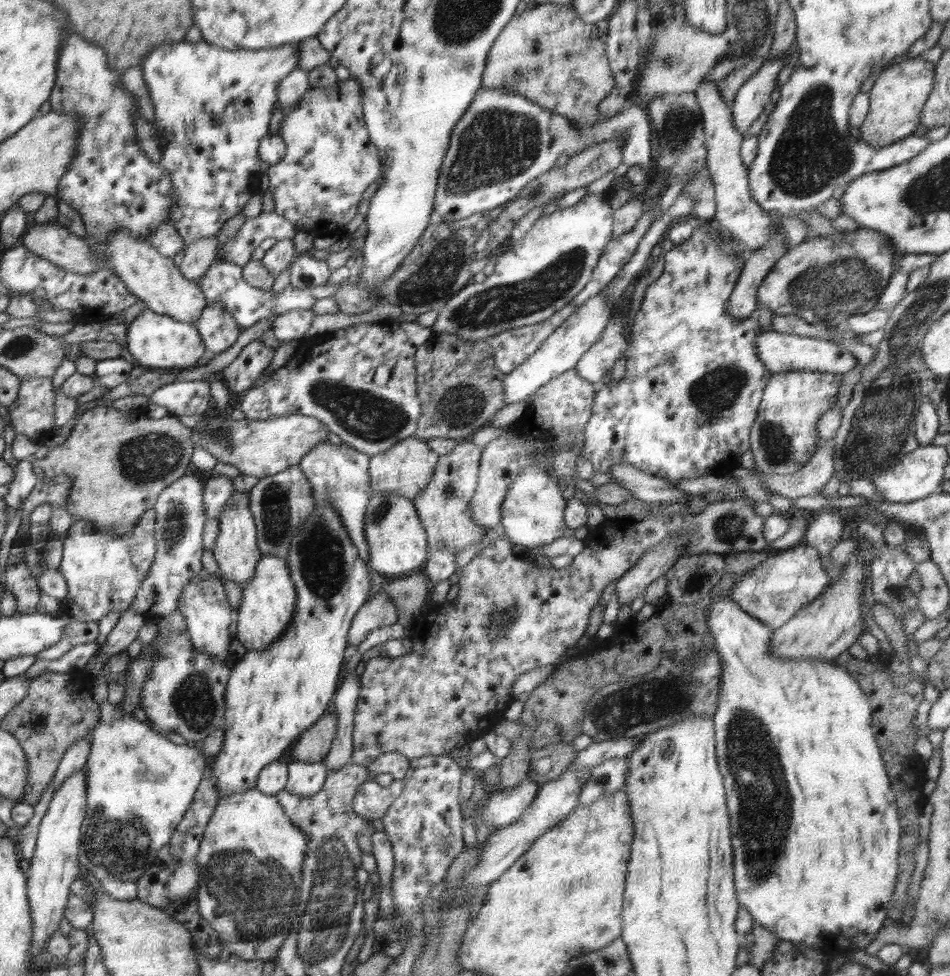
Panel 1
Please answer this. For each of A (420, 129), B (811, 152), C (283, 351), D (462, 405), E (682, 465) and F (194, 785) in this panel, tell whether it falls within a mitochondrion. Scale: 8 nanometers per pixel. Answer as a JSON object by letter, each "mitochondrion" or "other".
{"A":"other","B":"mitochondrion","C":"other","D":"mitochondrion","E":"other","F":"other"}

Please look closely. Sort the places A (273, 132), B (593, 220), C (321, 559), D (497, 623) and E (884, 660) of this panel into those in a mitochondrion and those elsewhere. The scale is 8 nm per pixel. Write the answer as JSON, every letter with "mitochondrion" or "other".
{"A":"other","B":"other","C":"mitochondrion","D":"mitochondrion","E":"other"}

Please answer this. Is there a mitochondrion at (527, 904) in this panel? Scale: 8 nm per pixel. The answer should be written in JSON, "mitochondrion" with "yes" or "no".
{"mitochondrion":"no"}

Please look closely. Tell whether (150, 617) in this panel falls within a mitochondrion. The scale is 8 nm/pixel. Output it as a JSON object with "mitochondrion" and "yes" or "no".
{"mitochondrion":"no"}

